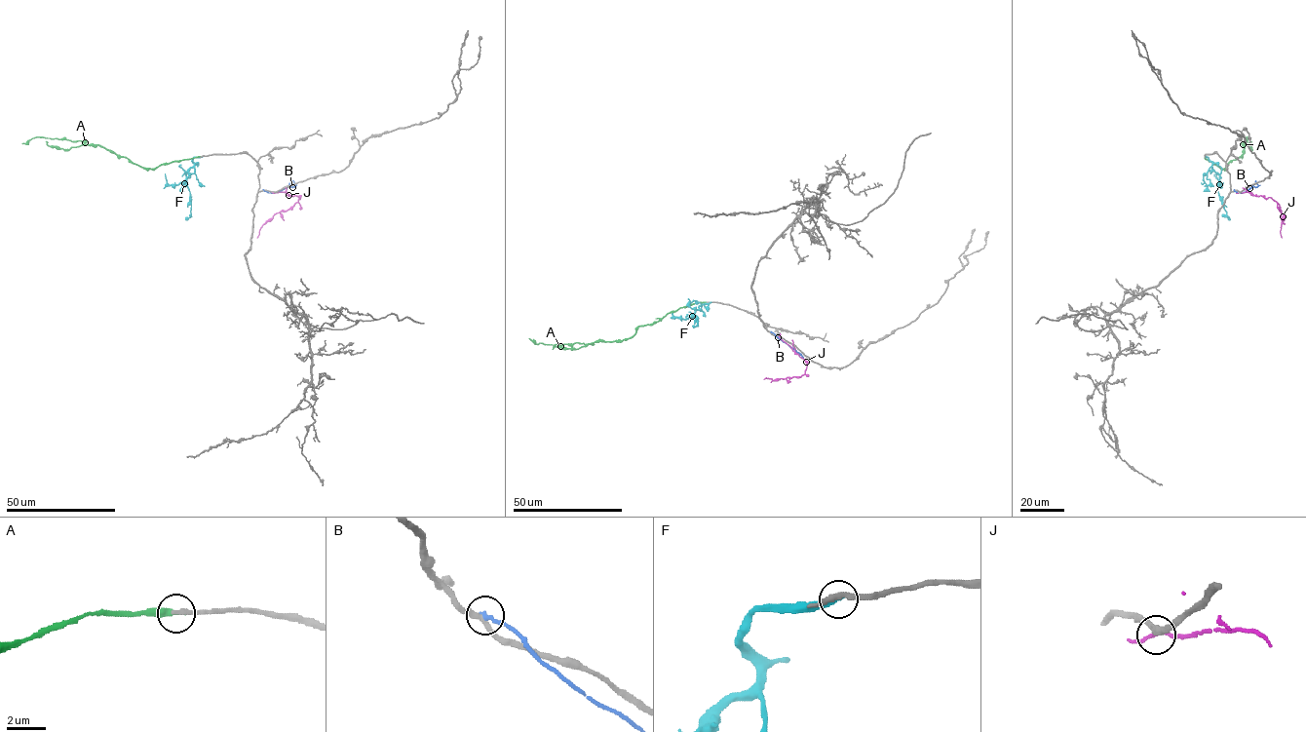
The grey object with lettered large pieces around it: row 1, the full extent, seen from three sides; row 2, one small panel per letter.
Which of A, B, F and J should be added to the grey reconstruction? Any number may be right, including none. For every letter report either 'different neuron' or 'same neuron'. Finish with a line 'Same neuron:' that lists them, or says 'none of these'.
A: same neuron
B: different neuron
F: different neuron
J: different neuron
Same neuron: A

